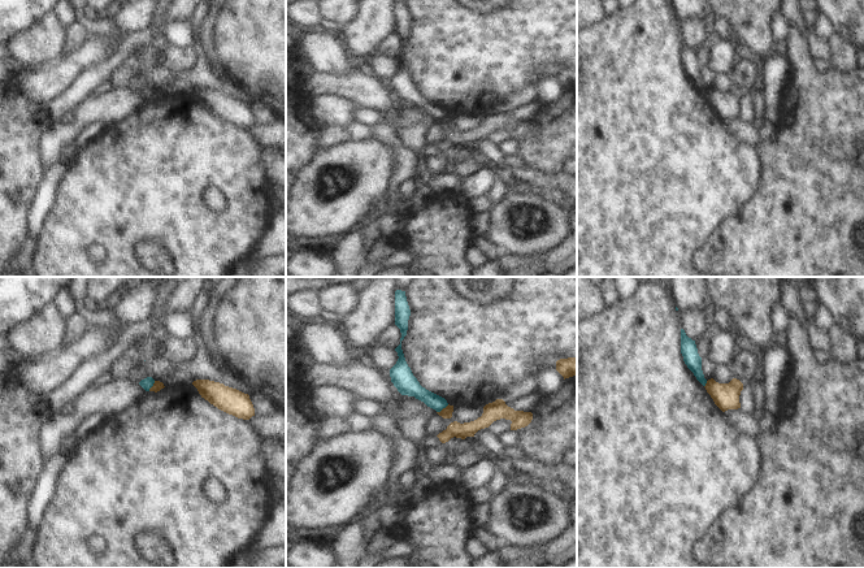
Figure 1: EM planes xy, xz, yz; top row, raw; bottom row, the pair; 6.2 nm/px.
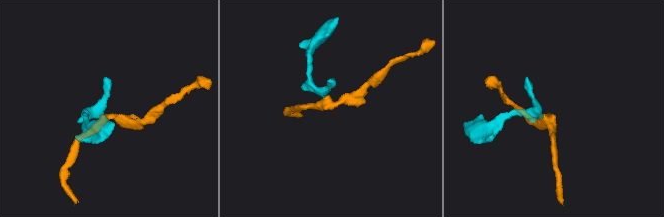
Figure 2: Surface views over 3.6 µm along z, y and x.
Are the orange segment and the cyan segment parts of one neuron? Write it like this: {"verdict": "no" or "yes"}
{"verdict": "no"}

